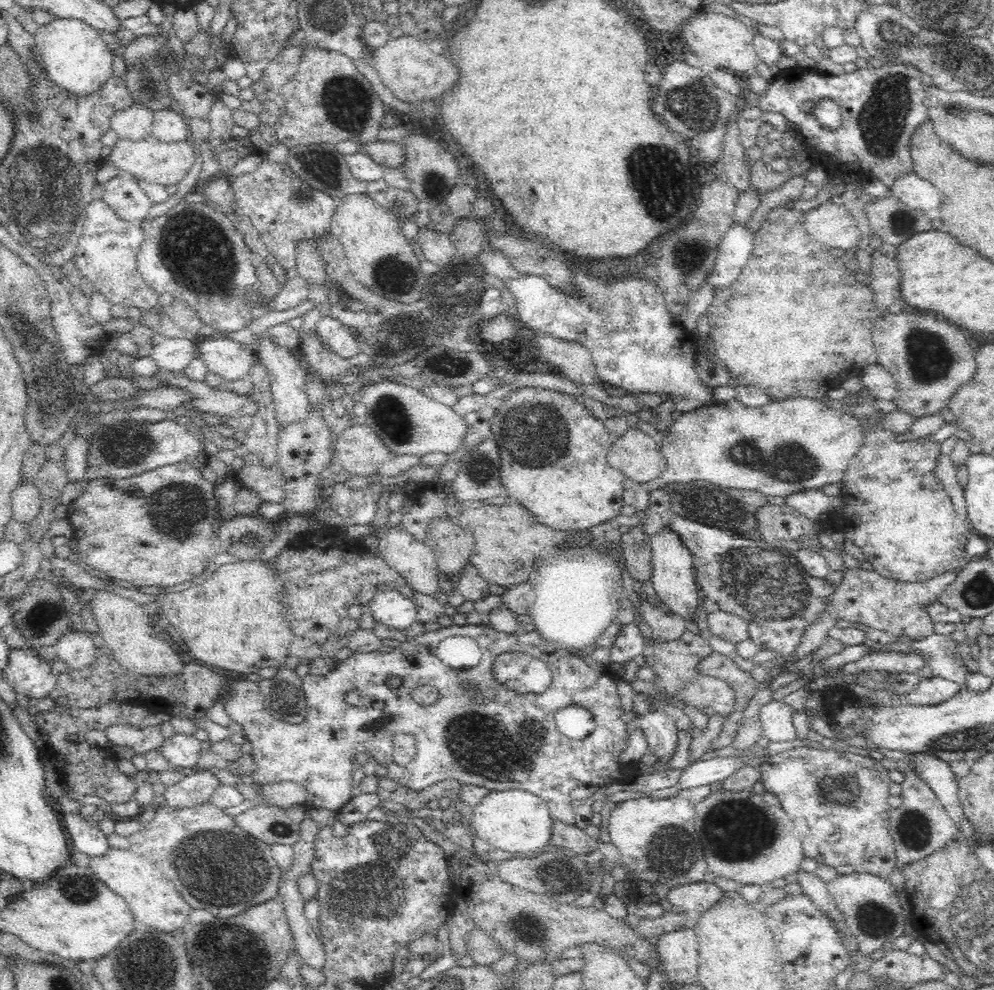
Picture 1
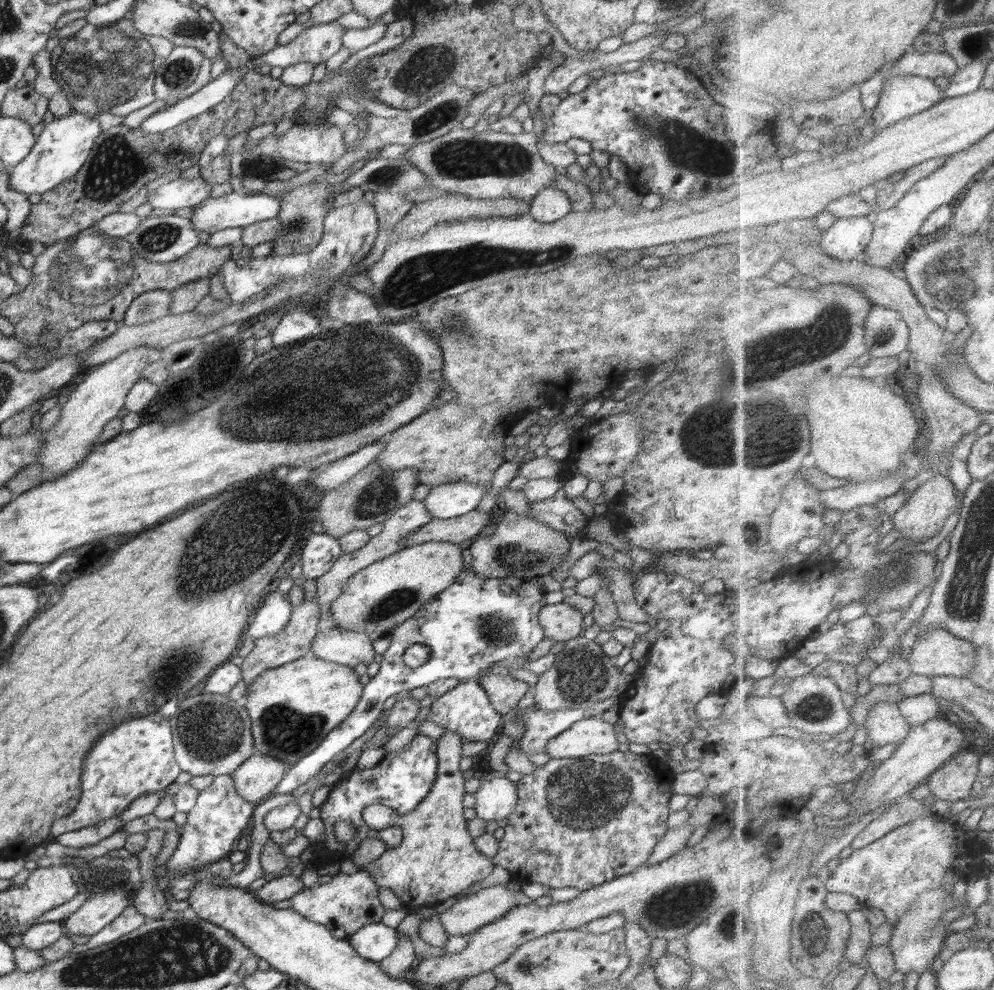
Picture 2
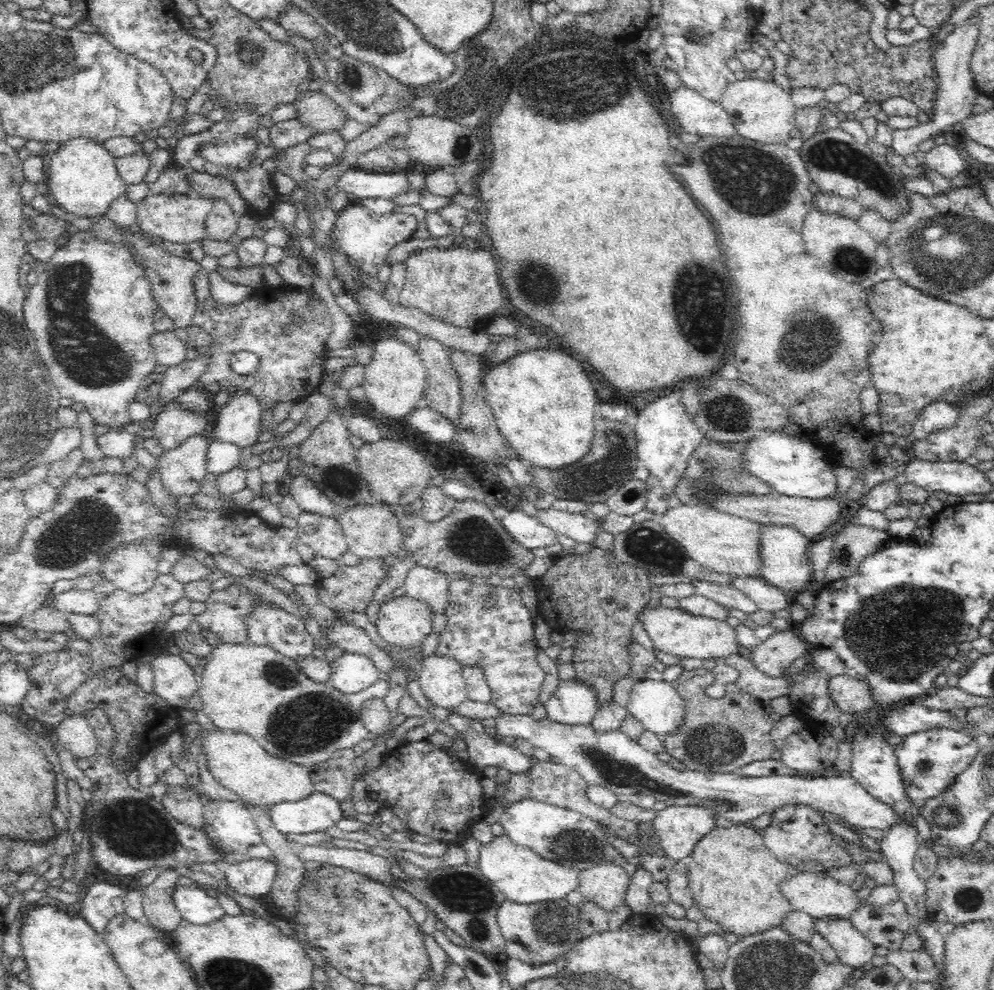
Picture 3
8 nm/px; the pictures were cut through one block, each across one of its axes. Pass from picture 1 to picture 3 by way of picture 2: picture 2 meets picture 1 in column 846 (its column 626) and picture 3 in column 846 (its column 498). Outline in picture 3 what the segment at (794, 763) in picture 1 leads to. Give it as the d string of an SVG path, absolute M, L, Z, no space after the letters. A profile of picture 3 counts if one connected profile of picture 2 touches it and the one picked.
M784 805L773 810L771 814L770 824L761 831L762 838L767 849L774 853L780 862L788 864L793 870L804 866L804 860L819 862L823 868L842 868L842 866L852 864L852 855L844 847L844 839L828 829L828 825L824 823L824 816L819 810L804 805Z

